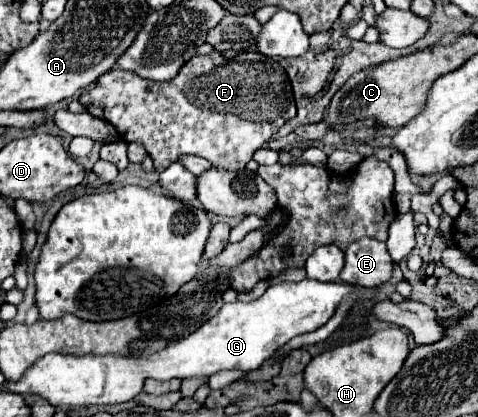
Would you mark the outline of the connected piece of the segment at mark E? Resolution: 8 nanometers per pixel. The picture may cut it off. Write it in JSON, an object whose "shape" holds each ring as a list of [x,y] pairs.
{"shape":[[[360,239],[358,243],[348,245],[346,265],[340,279],[350,285],[378,287],[392,277],[392,269],[394,261],[386,249],[386,243],[376,239]]]}

